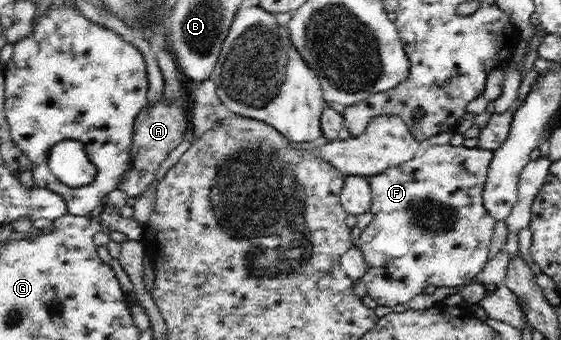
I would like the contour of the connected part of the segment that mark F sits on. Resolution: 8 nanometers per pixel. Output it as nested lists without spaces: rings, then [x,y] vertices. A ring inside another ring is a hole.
[[[451,143],[441,146],[430,146],[421,154],[417,154],[413,160],[398,166],[399,168],[389,168],[387,172],[371,178],[372,203],[369,211],[373,213],[373,221],[362,230],[354,246],[361,250],[367,261],[367,274],[362,280],[366,284],[366,295],[369,298],[373,298],[377,305],[386,305],[393,308],[397,304],[407,303],[409,300],[413,300],[415,296],[419,296],[429,284],[437,286],[437,288],[441,286],[462,286],[471,281],[473,277],[476,277],[484,269],[485,263],[489,260],[489,245],[491,244],[493,228],[495,228],[495,223],[498,221],[487,210],[484,201],[484,188],[493,157],[494,150],[485,150],[479,147],[471,148],[465,147],[465,145],[458,147],[451,145]]]

